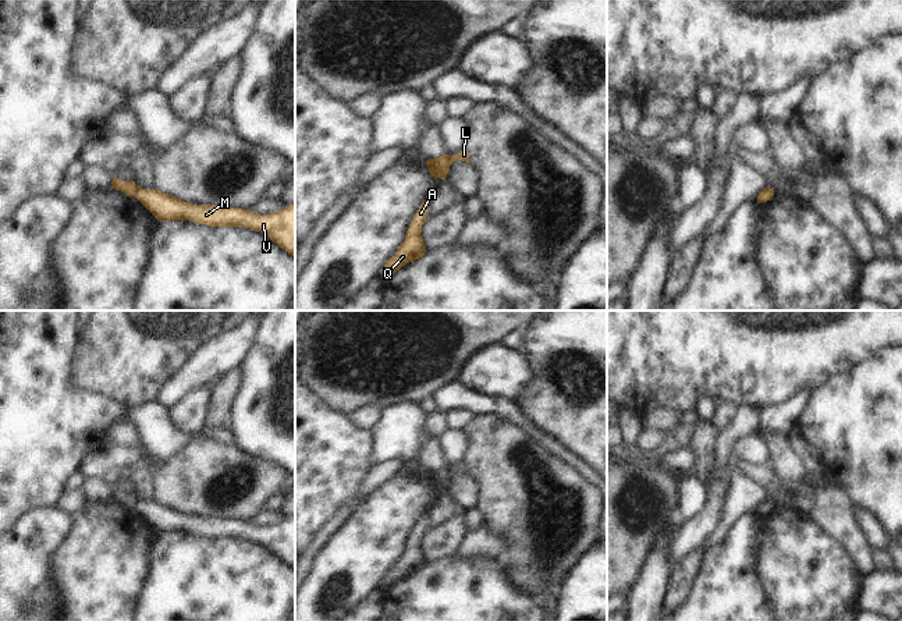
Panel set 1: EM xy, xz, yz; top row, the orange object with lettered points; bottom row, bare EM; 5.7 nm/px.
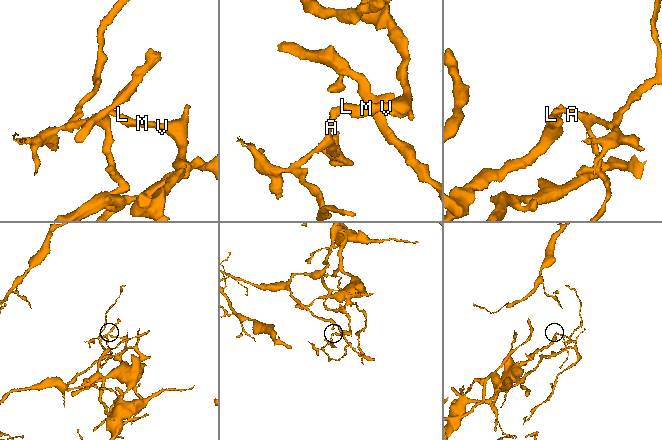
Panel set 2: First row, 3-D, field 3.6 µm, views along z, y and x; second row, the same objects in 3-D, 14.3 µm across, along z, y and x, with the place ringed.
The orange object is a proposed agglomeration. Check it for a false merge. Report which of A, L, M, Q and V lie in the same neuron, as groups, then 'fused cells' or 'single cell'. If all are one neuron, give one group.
A Q / L M V; fused cells

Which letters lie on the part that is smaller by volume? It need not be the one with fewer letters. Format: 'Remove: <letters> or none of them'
Remove: A, Q

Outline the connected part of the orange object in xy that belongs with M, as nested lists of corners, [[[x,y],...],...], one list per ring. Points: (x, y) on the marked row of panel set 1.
[[[139,188],[135,198],[157,220],[189,220],[209,227],[245,227],[258,230],[295,258],[295,205],[260,216],[241,207],[192,205],[155,188]]]

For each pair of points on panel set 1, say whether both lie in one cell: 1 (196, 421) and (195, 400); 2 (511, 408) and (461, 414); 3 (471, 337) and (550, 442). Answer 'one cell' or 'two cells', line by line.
1: one cell
2: two cells
3: two cells

